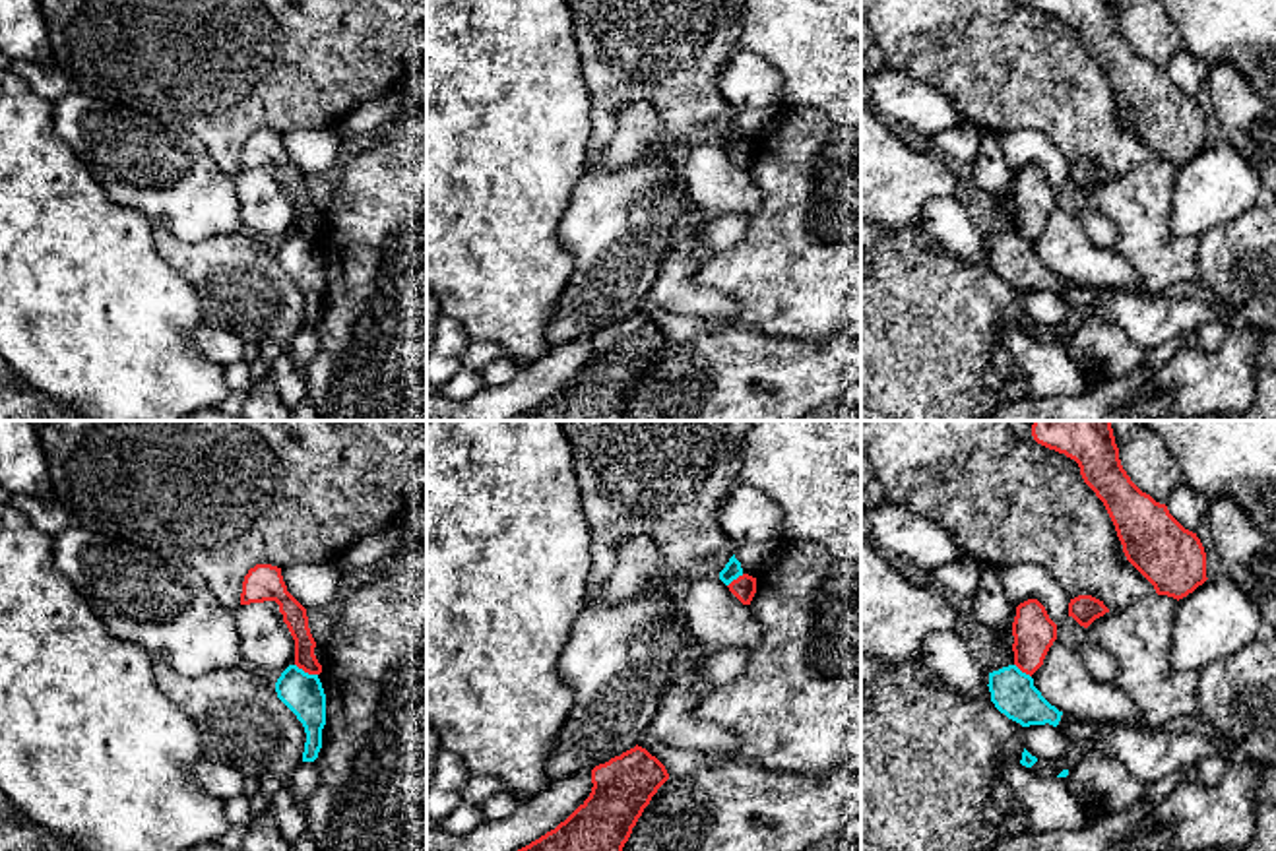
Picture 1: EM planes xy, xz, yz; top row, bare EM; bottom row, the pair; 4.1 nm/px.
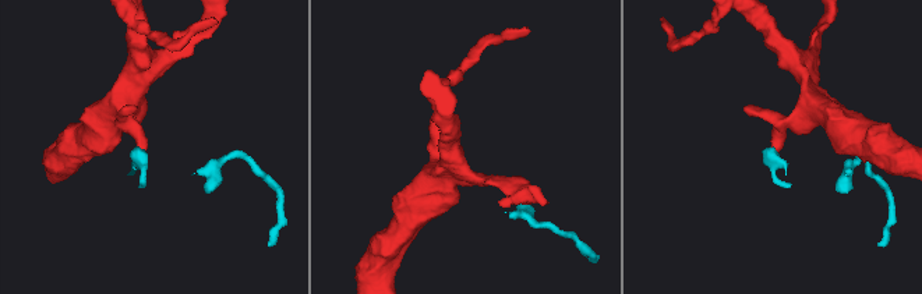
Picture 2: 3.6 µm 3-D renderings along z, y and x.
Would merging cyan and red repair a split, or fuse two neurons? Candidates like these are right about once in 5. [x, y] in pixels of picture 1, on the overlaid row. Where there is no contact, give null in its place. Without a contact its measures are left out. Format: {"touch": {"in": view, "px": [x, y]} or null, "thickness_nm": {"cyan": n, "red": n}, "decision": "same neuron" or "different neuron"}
{"touch": {"in": "xy", "px": [307, 673]}, "thickness_nm": {"cyan": 170, "red": 100}, "decision": "different neuron"}

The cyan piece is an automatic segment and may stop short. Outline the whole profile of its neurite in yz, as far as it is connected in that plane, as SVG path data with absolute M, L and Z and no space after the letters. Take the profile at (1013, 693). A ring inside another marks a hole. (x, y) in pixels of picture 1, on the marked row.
M1016 665L989 673L989 692L995 708L1008 719L1030 725L1053 725L1070 739L1067 715L1051 706L1034 686L1034 678Z

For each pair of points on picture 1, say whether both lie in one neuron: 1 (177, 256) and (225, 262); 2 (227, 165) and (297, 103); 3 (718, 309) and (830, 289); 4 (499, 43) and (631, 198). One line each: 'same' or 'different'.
1: same
2: same
3: different
4: different

